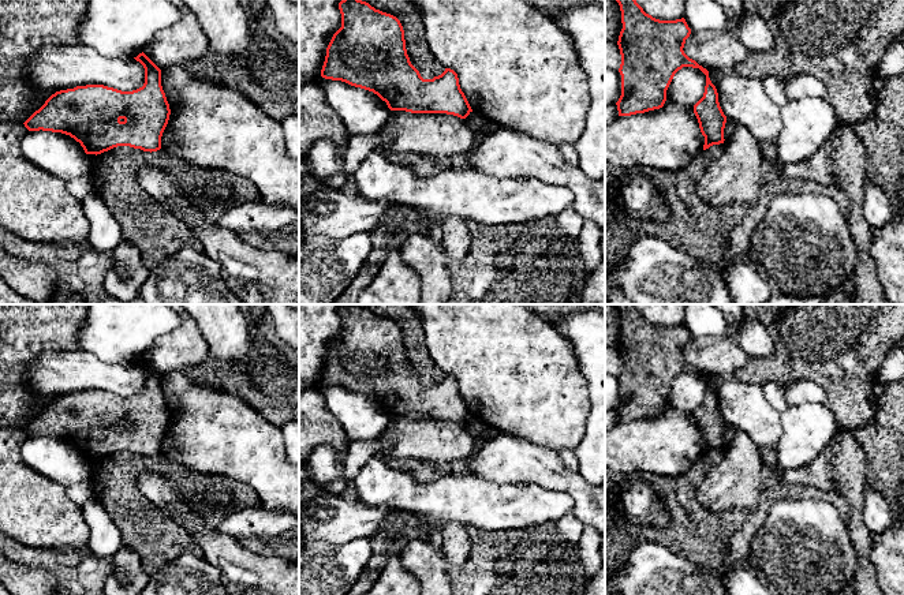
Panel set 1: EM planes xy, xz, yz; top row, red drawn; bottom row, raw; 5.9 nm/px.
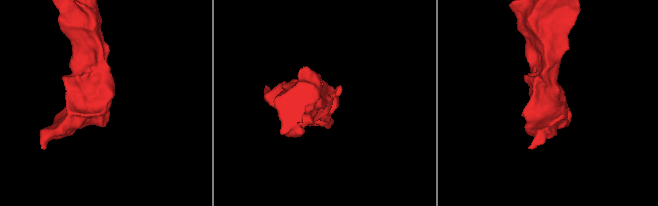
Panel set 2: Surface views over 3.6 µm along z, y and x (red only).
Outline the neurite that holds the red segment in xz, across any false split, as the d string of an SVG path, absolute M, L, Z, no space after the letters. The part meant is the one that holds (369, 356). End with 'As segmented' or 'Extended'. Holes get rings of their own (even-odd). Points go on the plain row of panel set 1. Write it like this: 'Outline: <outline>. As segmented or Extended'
Outline: M343 304L339 308L341 333L333 340L321 382L341 386L377 400L391 416L411 419L447 419L466 424L471 412L460 394L457 379L445 377L433 385L423 385L411 370L406 355L404 336L400 326L376 315L359 304Z. As segmented

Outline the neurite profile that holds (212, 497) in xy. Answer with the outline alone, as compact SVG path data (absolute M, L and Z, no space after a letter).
M117 452L97 460L97 474L90 479L96 497L115 521L123 546L131 549L141 558L142 569L152 576L161 566L182 554L202 554L195 536L173 516L153 505L138 489L138 479L146 471L164 475L184 497L194 516L199 516L206 527L217 529L223 520L249 506L261 504L259 495L247 484L223 475L195 472L182 464L167 460L163 454L143 457L130 452Z

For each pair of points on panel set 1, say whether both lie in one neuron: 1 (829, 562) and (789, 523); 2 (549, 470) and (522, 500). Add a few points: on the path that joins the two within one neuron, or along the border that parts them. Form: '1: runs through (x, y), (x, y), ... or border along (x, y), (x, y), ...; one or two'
1: runs through (820, 553), (799, 532); one
2: border along (504, 482), (534, 483), (567, 493); two

